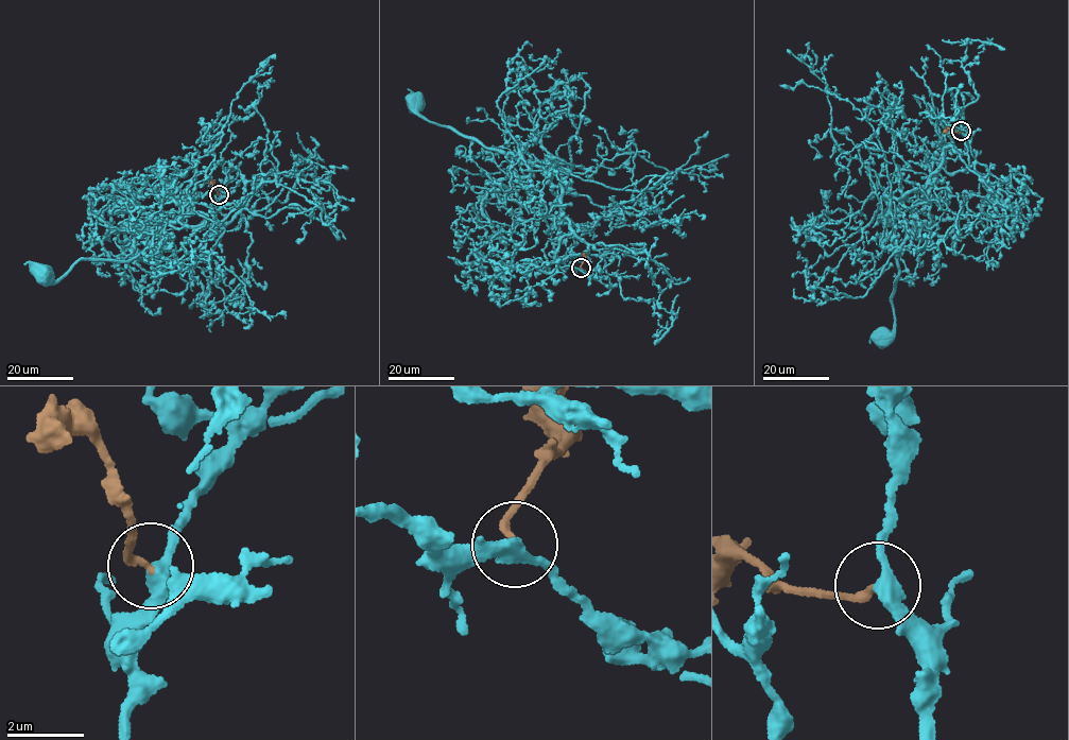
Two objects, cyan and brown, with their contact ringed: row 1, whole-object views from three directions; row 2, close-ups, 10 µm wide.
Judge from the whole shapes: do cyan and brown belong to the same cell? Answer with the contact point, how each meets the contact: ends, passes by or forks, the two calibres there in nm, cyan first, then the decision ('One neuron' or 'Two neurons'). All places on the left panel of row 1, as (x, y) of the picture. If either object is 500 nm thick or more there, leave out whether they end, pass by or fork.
Place: (219, 194). At the ring cyan passes by. At the ring brown ends. Thickness 360 nm (cyan) against 190 nm. One neuron

